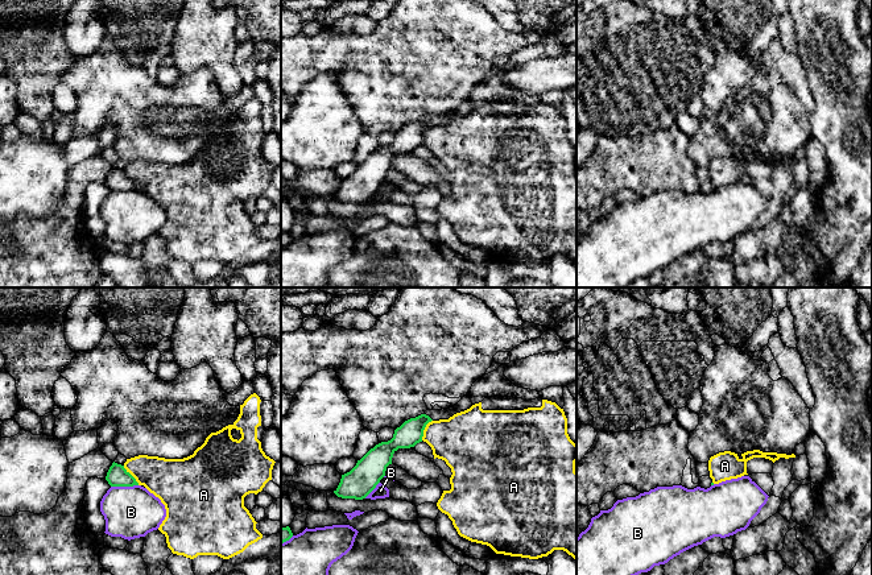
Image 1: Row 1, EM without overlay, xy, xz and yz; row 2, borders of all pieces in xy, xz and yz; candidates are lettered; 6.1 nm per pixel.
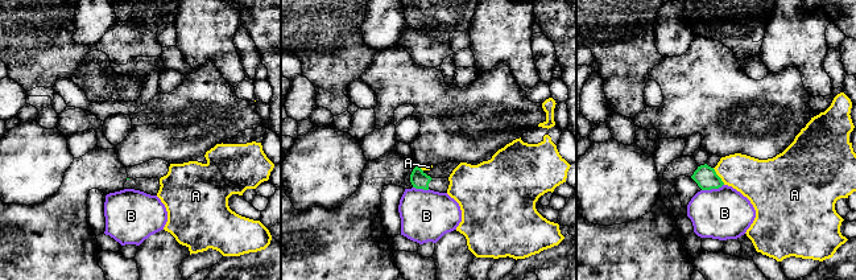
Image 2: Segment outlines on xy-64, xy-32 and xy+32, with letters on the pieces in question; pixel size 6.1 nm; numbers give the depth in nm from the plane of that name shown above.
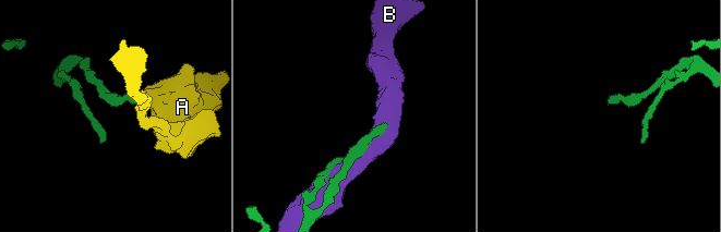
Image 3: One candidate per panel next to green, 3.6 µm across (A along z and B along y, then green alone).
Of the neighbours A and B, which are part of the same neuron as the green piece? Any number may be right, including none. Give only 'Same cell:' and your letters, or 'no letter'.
Same cell: no letter

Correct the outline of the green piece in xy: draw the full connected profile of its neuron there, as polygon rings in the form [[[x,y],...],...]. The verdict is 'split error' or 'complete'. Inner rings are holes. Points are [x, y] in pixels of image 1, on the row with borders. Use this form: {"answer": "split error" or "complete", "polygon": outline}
{"answer": "complete", "polygon": [[[112,463],[109,467],[106,480],[111,487],[133,487],[139,485],[136,479],[124,468],[124,466]]]}

